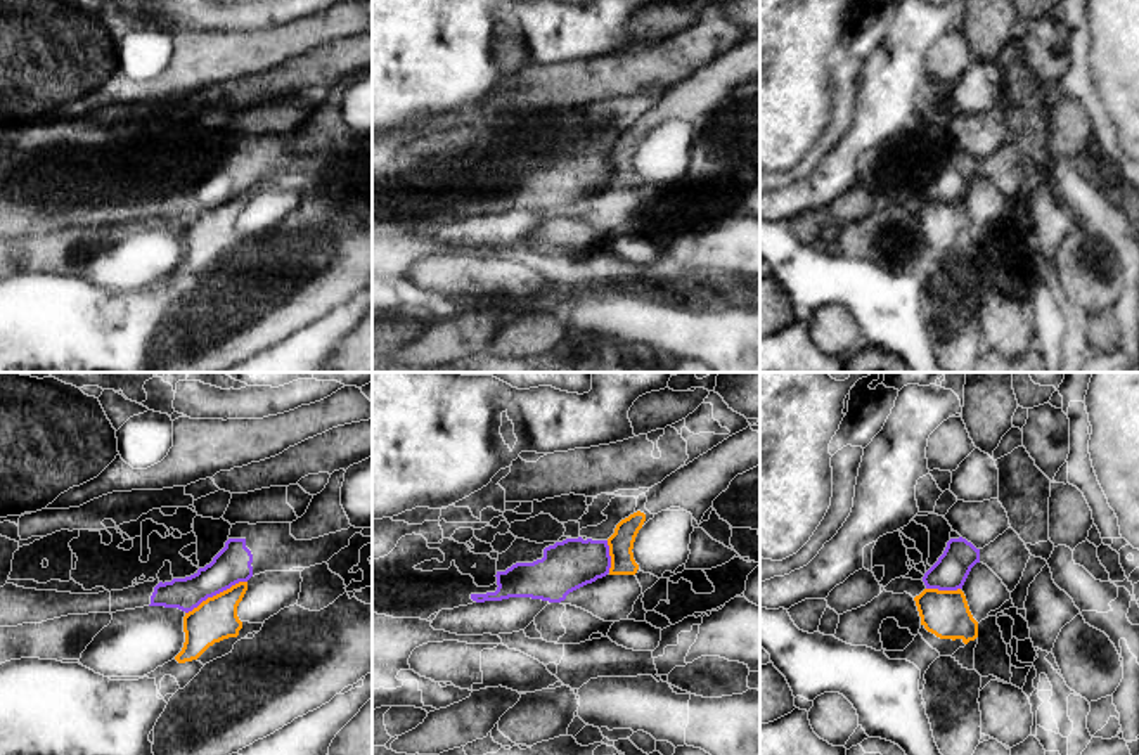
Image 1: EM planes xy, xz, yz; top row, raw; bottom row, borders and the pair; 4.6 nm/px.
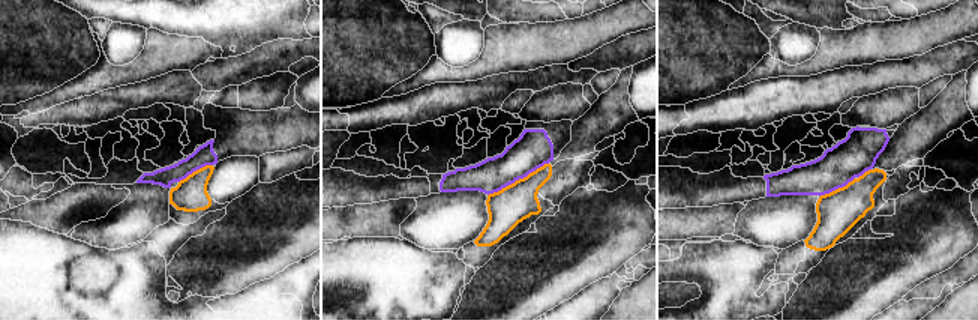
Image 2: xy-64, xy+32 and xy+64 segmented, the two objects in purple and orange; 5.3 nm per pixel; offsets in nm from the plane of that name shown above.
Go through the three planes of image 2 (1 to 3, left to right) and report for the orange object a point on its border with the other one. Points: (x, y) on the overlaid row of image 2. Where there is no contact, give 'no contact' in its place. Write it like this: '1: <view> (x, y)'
1: xy-64 (195, 170)
2: xy+32 (518, 179)
3: xy+64 (836, 188)

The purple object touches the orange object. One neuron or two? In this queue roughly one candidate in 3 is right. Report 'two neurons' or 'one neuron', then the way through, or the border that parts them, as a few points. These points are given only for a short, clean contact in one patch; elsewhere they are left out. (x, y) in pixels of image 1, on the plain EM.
two neurons; border xy (246, 193), (239, 193), (208, 208), (186, 225)

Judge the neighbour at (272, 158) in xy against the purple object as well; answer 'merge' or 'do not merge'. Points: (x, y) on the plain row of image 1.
merge

